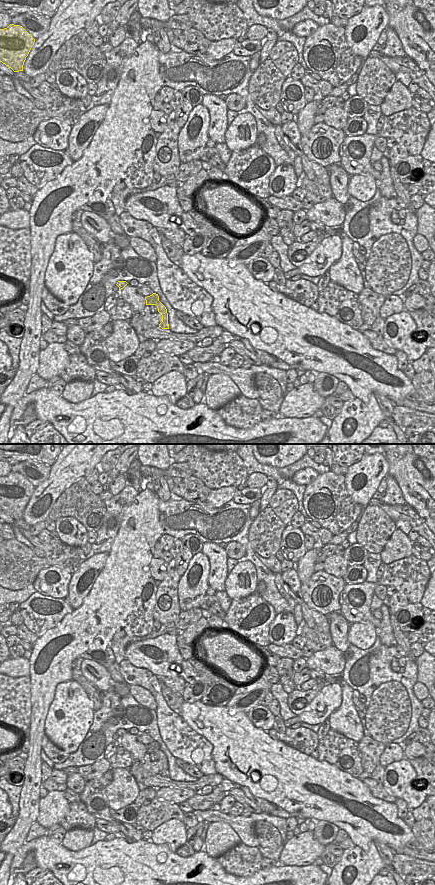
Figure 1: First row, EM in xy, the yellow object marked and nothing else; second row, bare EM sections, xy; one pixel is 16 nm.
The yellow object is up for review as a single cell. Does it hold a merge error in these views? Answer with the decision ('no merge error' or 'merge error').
merge error

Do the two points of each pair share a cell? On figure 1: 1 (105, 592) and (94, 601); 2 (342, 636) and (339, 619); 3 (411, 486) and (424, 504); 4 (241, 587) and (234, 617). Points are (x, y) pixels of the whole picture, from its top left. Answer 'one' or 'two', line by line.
1: one
2: one
3: one
4: two

